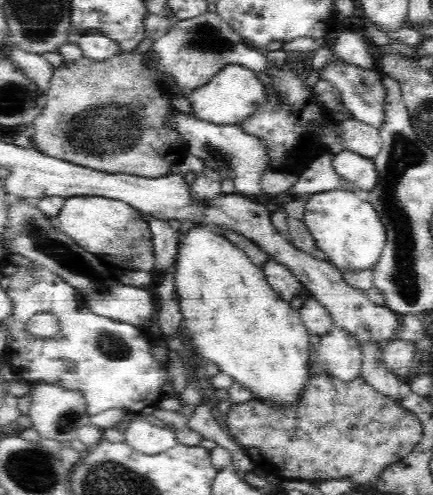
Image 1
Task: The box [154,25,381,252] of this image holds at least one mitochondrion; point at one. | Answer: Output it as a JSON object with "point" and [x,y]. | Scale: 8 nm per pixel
{"point":[221,155]}

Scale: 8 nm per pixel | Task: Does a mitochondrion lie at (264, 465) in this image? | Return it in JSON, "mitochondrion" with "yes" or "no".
{"mitochondrion":"no"}

